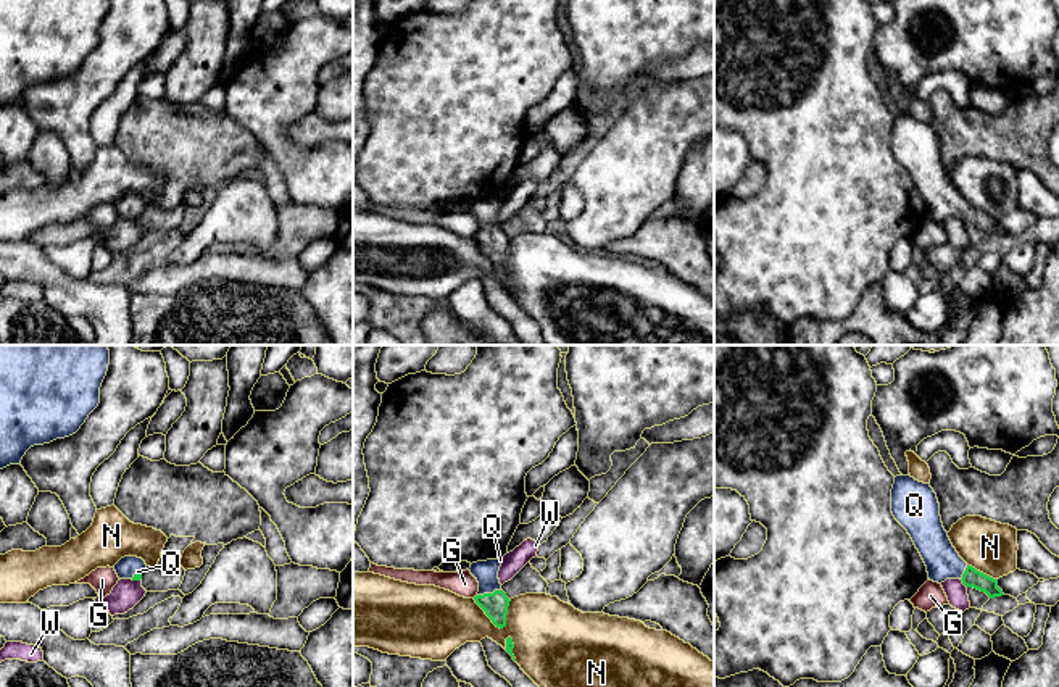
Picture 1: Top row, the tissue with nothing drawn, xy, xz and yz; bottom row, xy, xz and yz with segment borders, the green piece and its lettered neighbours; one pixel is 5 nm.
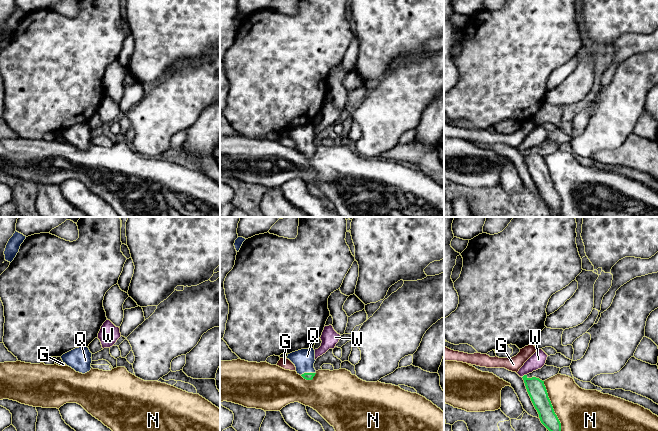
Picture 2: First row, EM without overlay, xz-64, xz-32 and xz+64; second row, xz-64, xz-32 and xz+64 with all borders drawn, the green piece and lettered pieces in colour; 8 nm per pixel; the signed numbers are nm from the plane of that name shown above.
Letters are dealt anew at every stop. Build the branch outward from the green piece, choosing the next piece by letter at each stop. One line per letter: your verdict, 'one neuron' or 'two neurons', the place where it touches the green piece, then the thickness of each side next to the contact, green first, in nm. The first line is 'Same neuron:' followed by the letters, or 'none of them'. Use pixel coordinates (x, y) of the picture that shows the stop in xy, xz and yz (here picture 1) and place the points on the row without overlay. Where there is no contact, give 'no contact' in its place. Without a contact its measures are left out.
Same neuron: Q
G: two neurons | no contact
N: two neurons | xz (489, 255) | 130/320 nm
Q: one neuron | xz (489, 233) | 130/120 nm
W: two neurons | yz (963, 221) | 90/110 nm

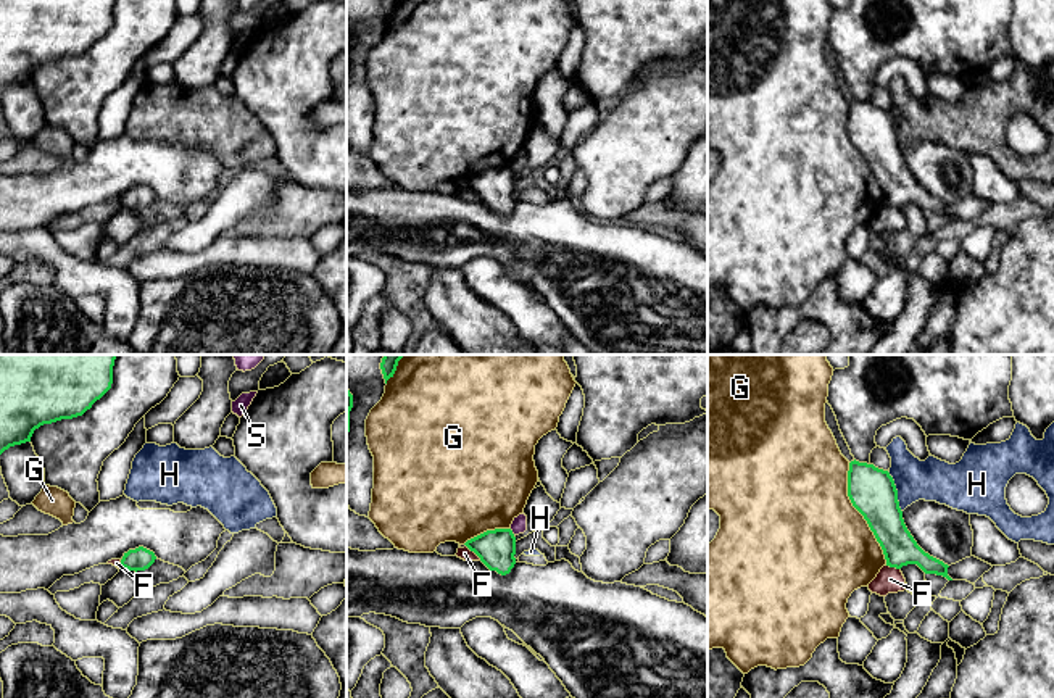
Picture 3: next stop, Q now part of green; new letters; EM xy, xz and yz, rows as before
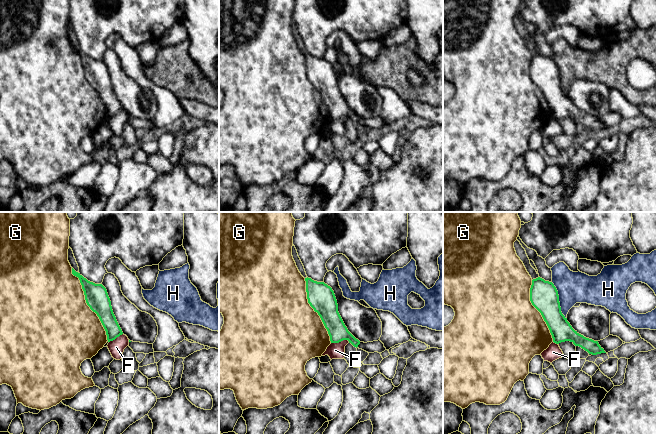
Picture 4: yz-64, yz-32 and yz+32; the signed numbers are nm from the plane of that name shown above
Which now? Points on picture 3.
Same neuron: none of them
F: two neurons | xz (474, 191) | 190/70 nm
G: two neurons | yz (861, 152) | 240/500 nm
H: two neurons | yz (896, 131) | 240/200 nm
S: two neurons | xz (511, 171) | 190/80 nm

